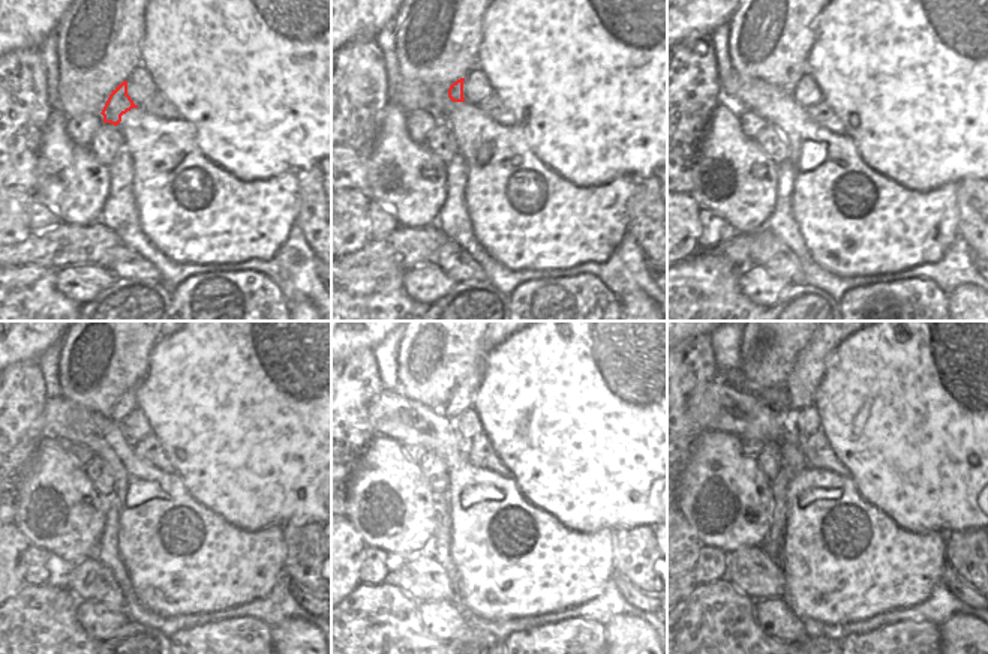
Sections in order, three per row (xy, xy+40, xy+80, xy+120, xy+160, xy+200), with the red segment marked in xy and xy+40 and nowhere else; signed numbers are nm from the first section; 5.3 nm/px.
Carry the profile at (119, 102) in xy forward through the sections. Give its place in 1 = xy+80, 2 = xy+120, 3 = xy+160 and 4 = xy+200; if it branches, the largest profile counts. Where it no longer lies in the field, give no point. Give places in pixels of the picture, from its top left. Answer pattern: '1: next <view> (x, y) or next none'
1: next xy+80 (802, 69)
2: next xy+120 (128, 402)
3: next xy+160 (464, 395)
4: next xy+200 (802, 383)

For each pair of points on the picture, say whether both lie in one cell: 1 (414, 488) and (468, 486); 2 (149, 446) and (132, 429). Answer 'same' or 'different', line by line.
1: different
2: different

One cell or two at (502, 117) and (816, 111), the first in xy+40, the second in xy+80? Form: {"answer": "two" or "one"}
{"answer": "one"}

